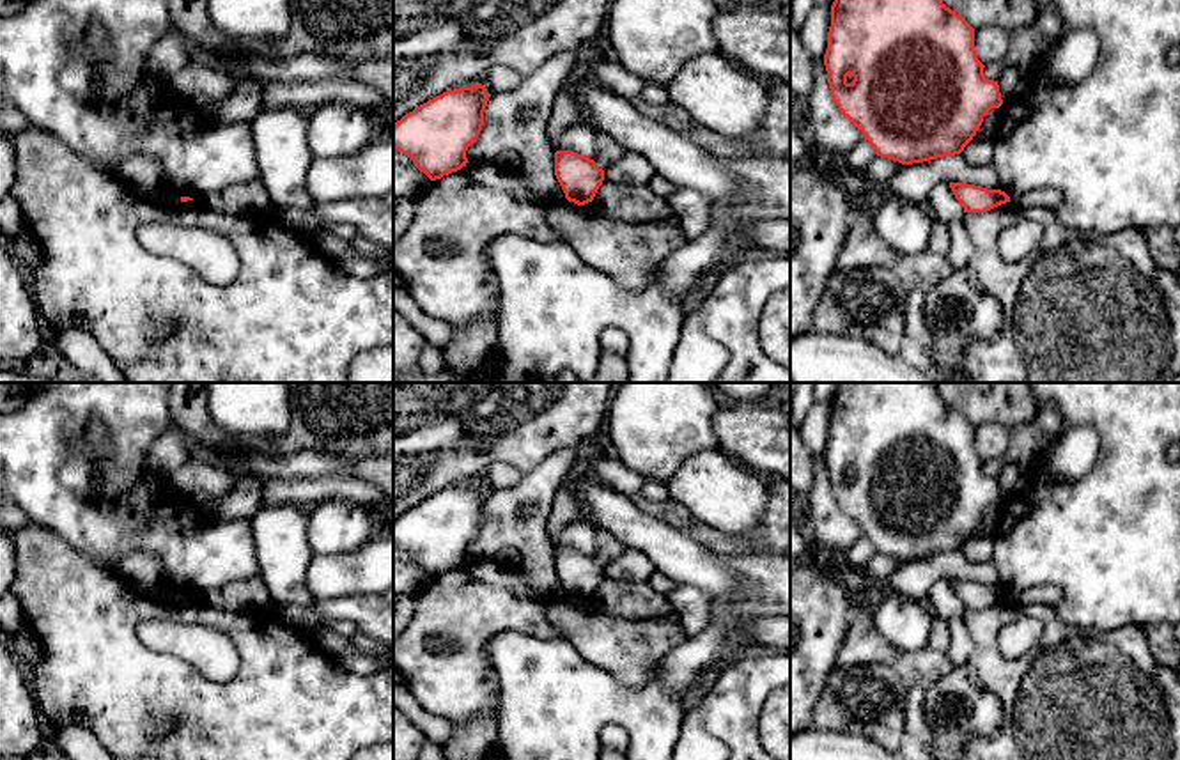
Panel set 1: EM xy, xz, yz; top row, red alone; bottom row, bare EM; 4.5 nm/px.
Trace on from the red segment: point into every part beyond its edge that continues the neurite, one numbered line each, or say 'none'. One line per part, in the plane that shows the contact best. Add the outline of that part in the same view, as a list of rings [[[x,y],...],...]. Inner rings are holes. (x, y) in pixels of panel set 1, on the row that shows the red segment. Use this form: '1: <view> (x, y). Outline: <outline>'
none

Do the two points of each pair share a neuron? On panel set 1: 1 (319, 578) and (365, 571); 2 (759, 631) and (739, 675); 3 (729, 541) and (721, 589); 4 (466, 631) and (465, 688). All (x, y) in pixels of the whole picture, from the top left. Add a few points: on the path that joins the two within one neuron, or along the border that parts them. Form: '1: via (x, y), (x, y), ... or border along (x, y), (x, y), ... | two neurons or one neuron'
1: via (330, 576), (355, 573) | one neuron
2: border along (771, 651), (745, 652), (720, 666) | two neurons
3: border along (679, 530), (714, 551) | two neurons
4: via (466, 645), (466, 674) | one neuron

